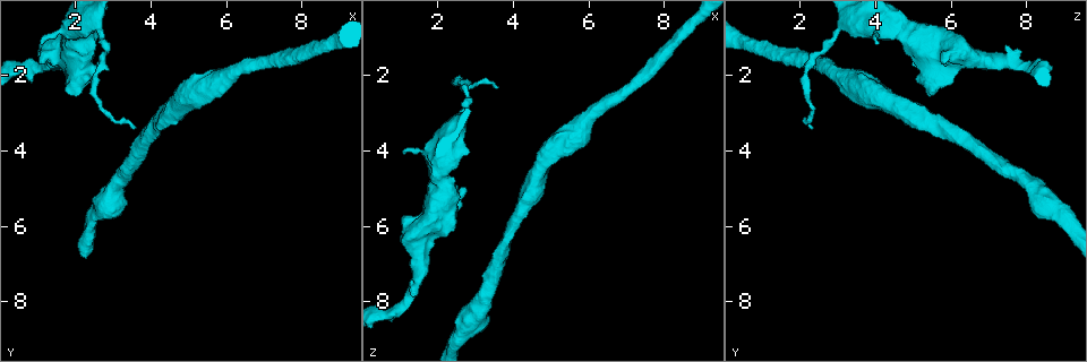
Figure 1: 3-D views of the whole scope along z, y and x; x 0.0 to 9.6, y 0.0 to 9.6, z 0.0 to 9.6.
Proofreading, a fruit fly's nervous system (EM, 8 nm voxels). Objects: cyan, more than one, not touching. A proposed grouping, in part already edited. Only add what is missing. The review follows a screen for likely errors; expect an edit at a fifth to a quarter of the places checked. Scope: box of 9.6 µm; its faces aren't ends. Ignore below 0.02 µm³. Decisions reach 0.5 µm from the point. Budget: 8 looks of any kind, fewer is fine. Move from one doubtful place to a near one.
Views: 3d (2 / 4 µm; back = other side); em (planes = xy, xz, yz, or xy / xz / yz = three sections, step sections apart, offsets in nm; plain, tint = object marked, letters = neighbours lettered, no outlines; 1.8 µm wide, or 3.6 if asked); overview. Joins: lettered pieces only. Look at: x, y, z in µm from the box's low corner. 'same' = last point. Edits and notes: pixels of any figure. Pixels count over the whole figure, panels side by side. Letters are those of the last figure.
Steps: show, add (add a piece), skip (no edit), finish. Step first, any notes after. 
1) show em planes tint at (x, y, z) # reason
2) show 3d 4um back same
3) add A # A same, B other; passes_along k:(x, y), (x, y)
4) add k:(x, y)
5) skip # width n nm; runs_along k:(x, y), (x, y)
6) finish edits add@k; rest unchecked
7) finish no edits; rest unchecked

show em planes plain at (2.55, 2.00, 2.20) # a narrow waist

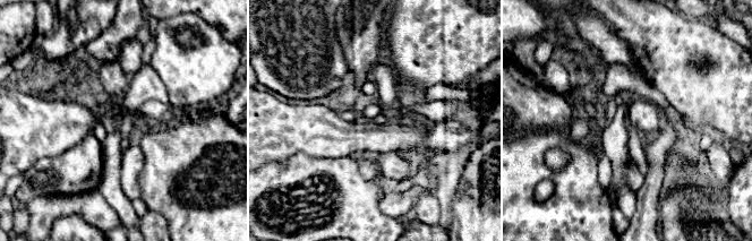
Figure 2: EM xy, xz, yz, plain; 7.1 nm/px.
show em planes letters same

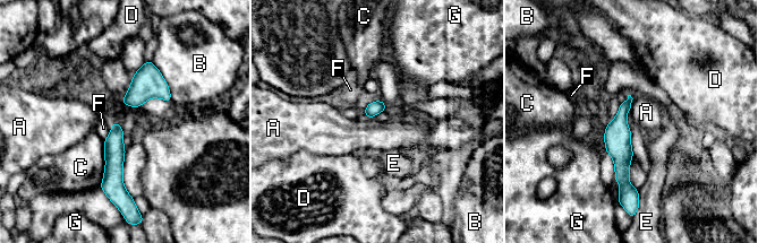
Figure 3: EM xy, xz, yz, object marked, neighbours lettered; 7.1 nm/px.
skip # A other, B other, C other, D other, E other, F other, G other; runs_along 3:(628, 103), (621, 115), (628, 187); no lettered piece goes on from it

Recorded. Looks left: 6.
show em planes letters at (2.70, 1.70, 5.05) # an open end

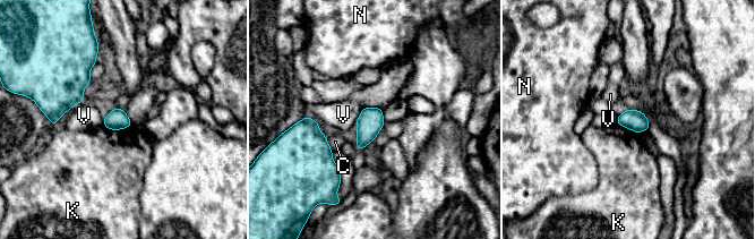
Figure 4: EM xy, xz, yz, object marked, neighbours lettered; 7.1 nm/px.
skip # width 150 nm; longest_contact V 280 nm; C other, K other, N other, V other; none of them fits

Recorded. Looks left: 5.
show em xy step 4 tint at (1.15, 1.15, 4.05) # branch stops here

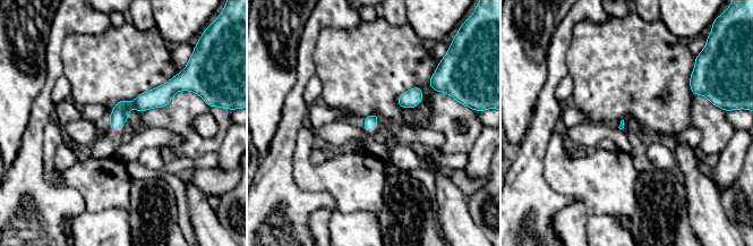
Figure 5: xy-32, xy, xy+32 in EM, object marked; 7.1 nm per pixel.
show em xy step 4 letters same # what lies round it

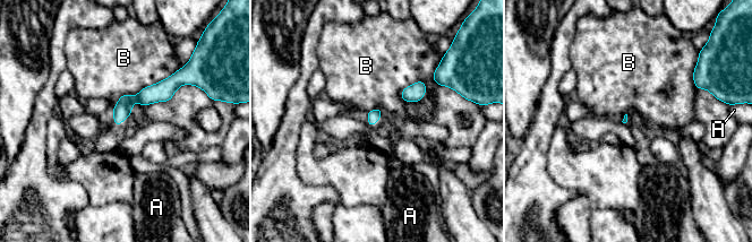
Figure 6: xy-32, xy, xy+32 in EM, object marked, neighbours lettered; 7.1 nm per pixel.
skip # A other, B other; border 6:(366, 122), (370, 126); no lettered piece goes on from it

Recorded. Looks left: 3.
finish no edits; rest unchecked

